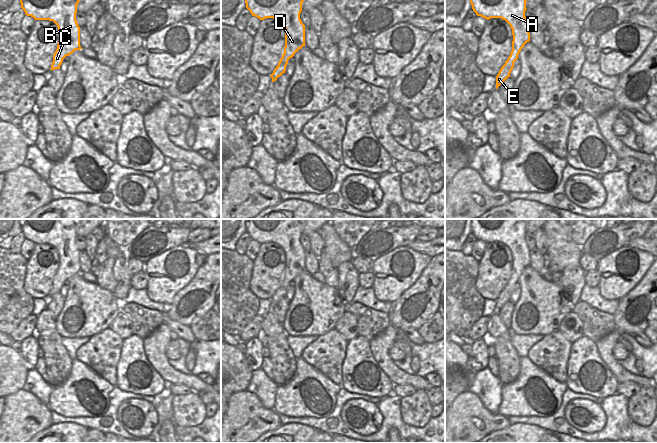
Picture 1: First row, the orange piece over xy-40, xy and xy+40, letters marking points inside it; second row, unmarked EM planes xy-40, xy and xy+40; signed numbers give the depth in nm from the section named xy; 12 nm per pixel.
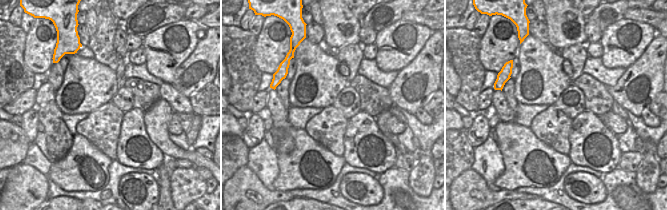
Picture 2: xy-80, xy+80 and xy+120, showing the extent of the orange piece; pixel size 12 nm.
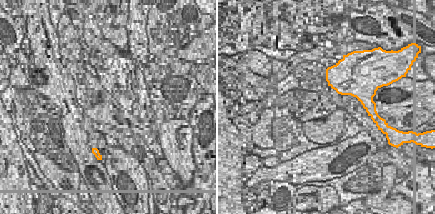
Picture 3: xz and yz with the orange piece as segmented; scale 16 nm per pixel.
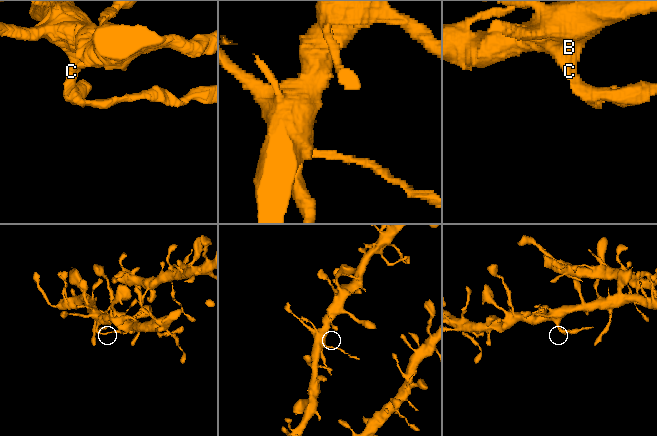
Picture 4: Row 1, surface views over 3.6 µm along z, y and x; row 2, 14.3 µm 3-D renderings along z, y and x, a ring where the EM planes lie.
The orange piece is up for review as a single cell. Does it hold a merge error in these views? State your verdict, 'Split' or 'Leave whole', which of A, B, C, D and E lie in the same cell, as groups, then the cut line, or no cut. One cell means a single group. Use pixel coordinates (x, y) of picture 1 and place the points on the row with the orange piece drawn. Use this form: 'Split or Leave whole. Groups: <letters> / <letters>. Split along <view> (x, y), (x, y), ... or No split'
Split. Groups: A B C D / E. Split along xy (287, 60), (278, 66).

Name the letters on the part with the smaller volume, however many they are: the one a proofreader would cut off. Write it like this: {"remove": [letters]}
{"remove": ["E"]}

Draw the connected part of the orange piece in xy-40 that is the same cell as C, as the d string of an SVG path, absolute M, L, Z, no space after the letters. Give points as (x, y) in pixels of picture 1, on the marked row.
M20 0L25 15L35 20L53 21L60 34L57 49L53 55L51 68L62 64L66 56L80 46L80 27L76 20L77 5L80 0Z

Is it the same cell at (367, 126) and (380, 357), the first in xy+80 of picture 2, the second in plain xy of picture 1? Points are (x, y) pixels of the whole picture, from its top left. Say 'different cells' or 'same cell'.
different cells

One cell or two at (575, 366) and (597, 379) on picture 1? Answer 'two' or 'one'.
one

